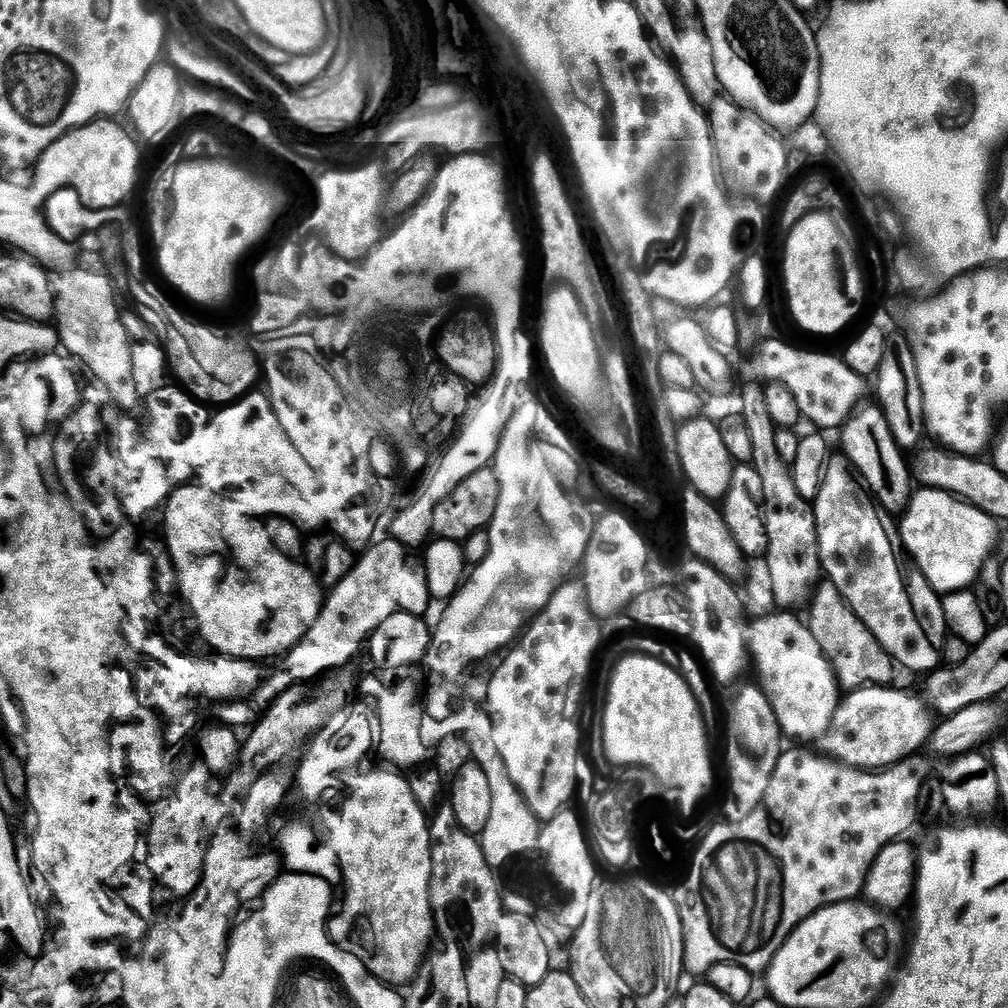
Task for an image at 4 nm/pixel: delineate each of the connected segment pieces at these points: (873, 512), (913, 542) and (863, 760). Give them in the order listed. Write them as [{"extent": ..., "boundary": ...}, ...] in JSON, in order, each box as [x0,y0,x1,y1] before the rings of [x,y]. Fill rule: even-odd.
[{"extent":[814,454,942,674],"boundary":[[[836,454],[829,459],[814,507],[823,575],[844,595],[854,614],[858,614],[870,634],[878,638],[880,645],[901,669],[909,668],[923,674],[937,671],[942,664],[939,649],[937,652],[916,617],[896,562],[892,540],[888,537],[888,528],[884,525],[885,517],[847,456]]]},{"extent":[900,487,996,594],"boundary":[[[921,487],[913,495],[902,519],[900,540],[934,591],[939,594],[963,592],[975,585],[996,544],[996,520],[957,496],[928,487]]]},{"extent":[817,685,934,771],"boundary":[[[869,685],[847,693],[836,708],[827,730],[817,737],[817,751],[839,764],[873,771],[903,763],[914,752],[922,750],[934,727],[933,721],[930,722],[931,715],[918,708],[912,695],[895,688]]]}]

